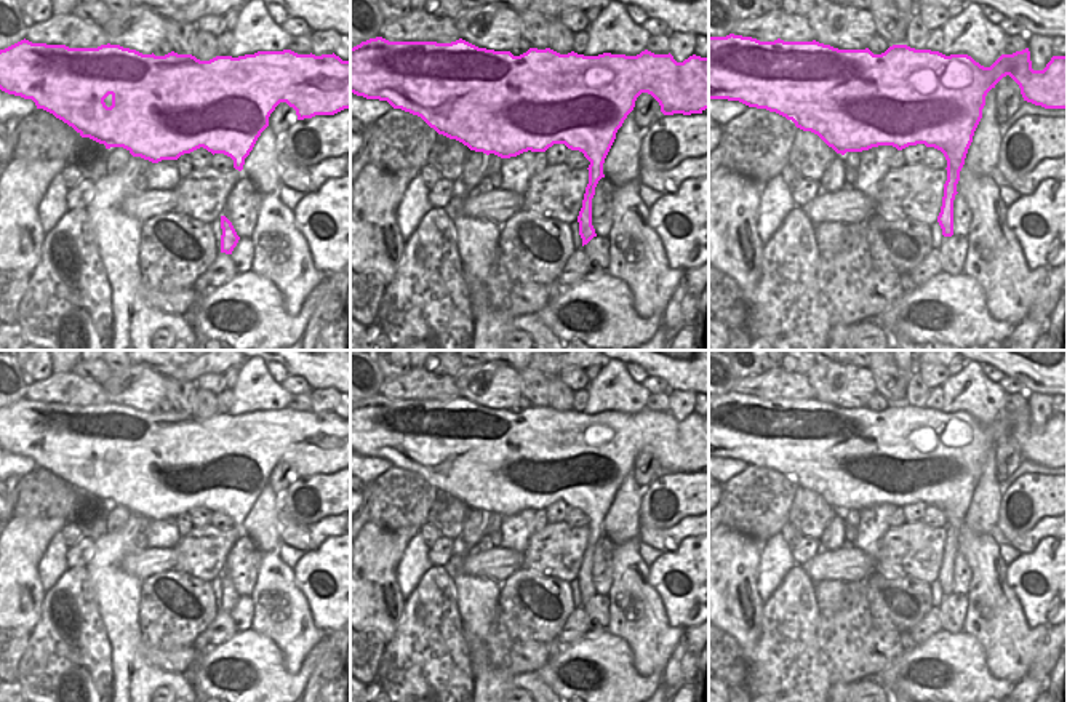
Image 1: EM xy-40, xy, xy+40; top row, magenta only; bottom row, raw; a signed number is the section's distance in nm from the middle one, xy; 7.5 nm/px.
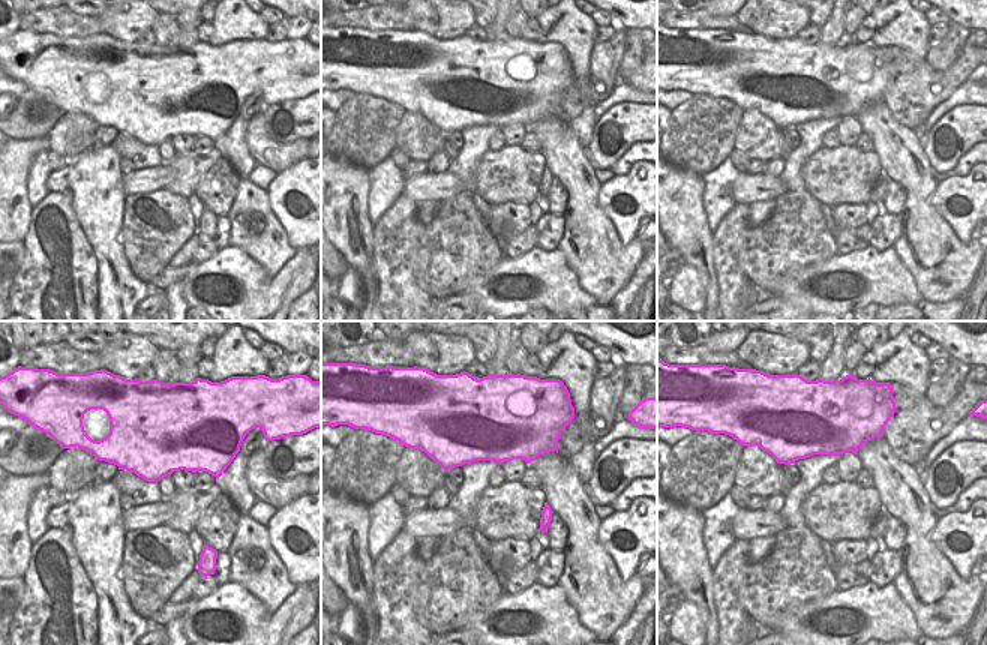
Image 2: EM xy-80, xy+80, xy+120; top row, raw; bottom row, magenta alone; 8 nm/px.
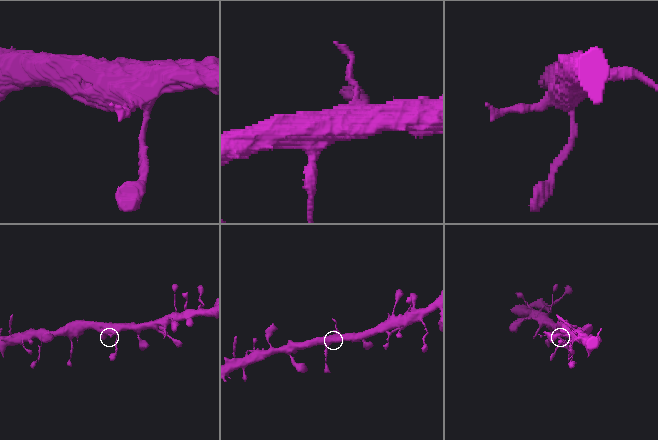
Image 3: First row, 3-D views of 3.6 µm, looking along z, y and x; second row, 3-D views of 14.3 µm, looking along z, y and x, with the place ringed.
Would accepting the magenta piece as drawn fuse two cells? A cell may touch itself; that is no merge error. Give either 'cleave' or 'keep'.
keep

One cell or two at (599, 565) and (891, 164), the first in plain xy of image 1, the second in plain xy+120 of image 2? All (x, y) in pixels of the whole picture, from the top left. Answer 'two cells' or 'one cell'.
two cells

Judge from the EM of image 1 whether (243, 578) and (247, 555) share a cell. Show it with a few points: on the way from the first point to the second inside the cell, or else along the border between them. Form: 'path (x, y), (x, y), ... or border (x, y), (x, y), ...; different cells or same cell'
path (243, 573), (243, 560); same cell

